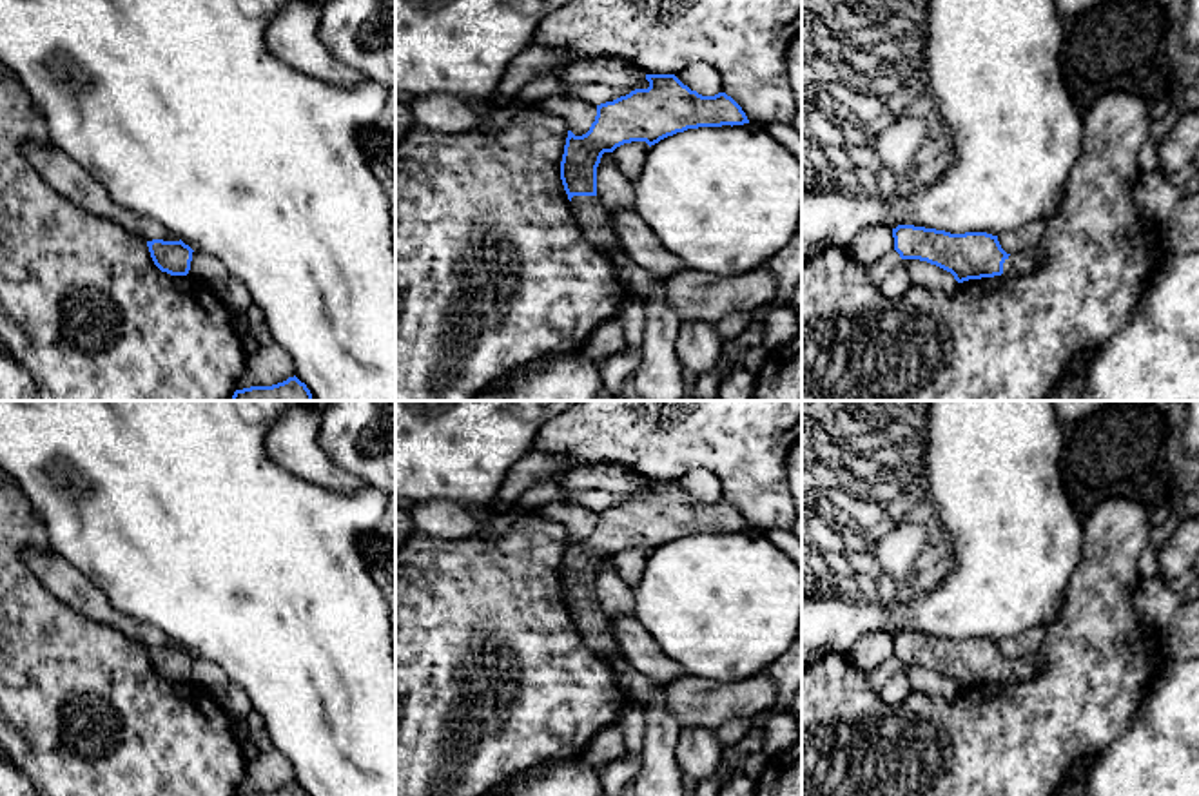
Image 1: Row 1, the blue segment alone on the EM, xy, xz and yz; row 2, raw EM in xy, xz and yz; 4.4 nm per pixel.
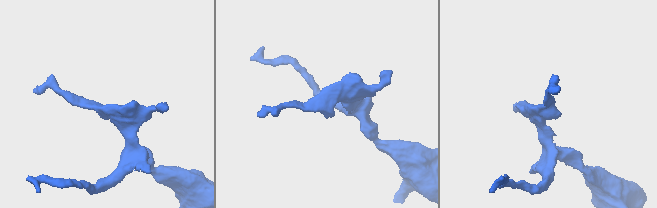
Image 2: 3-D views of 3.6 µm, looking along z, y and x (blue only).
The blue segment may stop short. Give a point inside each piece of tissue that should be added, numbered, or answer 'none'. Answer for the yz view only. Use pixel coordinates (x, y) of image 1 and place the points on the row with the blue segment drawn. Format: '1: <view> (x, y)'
1: yz (1020, 263)

